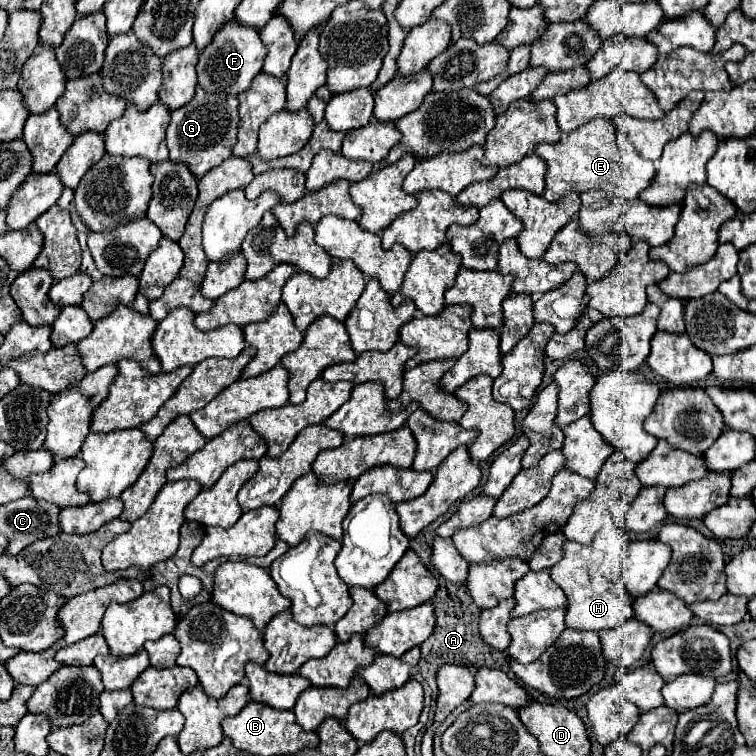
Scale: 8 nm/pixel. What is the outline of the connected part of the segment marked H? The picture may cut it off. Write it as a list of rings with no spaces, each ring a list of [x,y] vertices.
[[[617,525],[603,527],[591,547],[583,547],[573,541],[565,541],[563,545],[563,559],[551,567],[551,579],[565,591],[567,597],[567,615],[565,623],[569,629],[579,629],[579,631],[595,631],[599,633],[601,629],[615,629],[629,617],[633,617],[631,603],[633,599],[627,595],[627,589],[613,579],[611,567],[617,567],[617,563],[623,557],[627,539],[625,531],[621,531]]]

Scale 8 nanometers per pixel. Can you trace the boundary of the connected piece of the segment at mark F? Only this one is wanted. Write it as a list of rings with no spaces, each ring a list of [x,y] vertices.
[[[229,21],[215,33],[211,45],[207,45],[205,51],[199,55],[199,63],[197,63],[199,87],[209,93],[223,93],[237,97],[241,91],[245,91],[251,85],[251,79],[261,71],[265,55],[267,51],[259,39],[259,33],[253,27],[245,27],[245,25],[237,25],[237,21]]]

